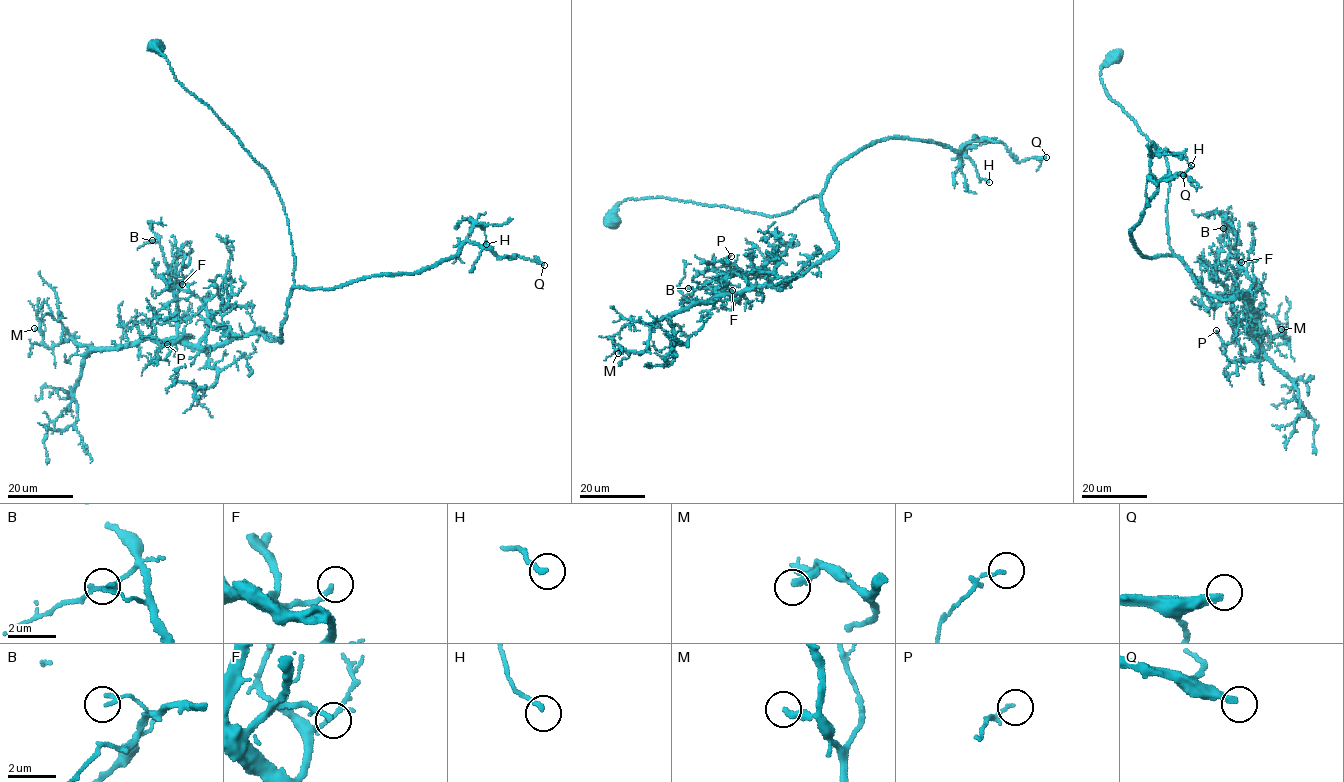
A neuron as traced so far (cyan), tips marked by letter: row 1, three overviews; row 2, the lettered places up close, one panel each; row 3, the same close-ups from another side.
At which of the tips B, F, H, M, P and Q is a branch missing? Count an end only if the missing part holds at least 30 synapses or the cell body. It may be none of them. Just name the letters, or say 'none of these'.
Q

